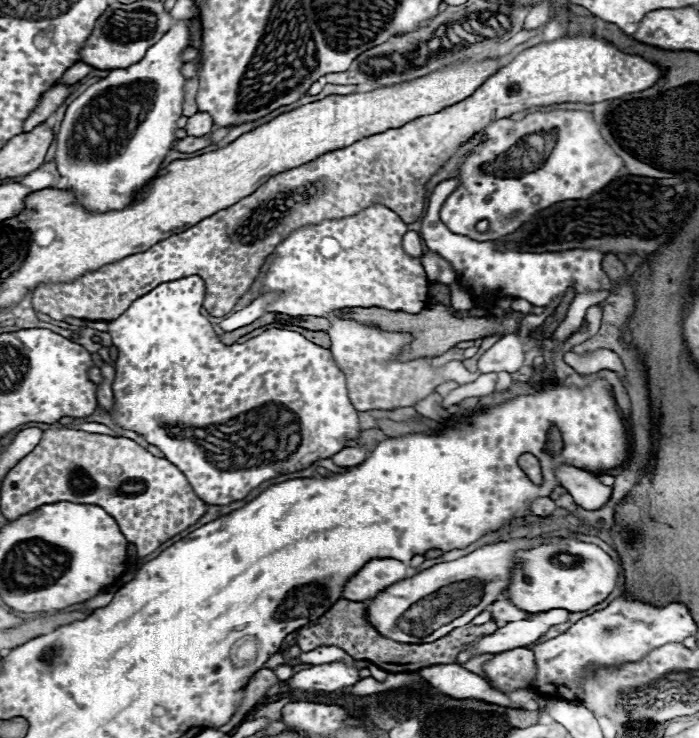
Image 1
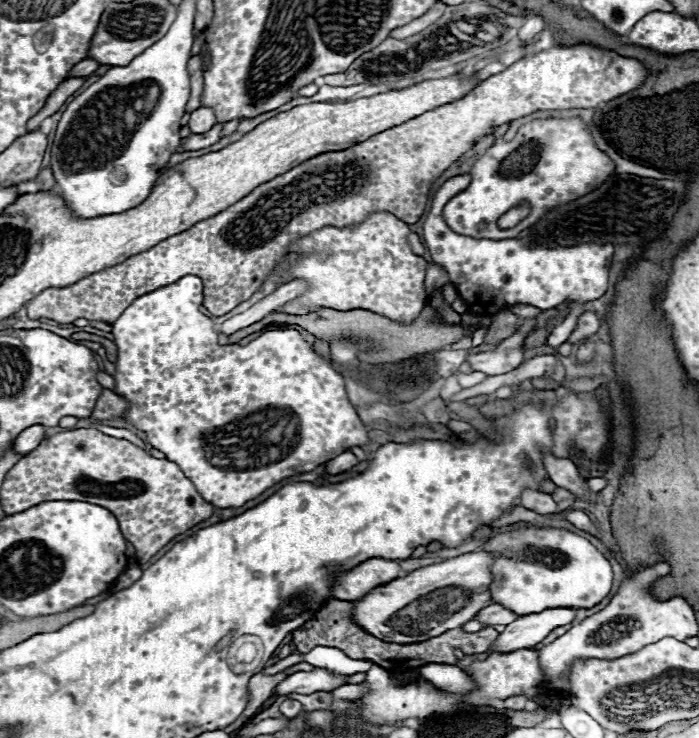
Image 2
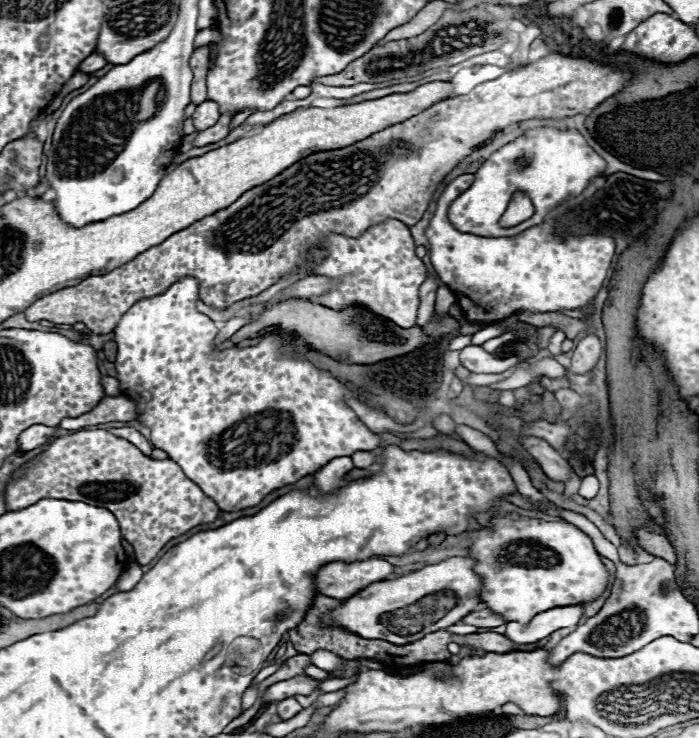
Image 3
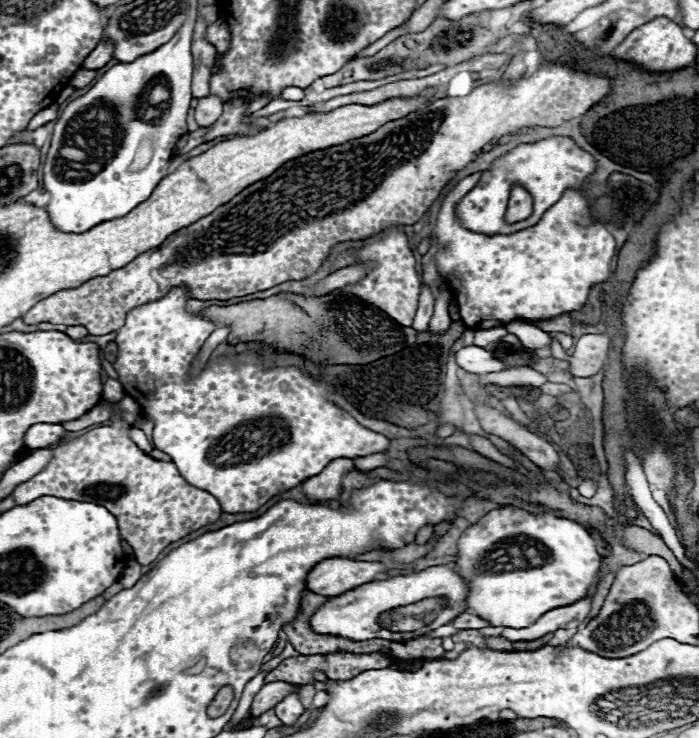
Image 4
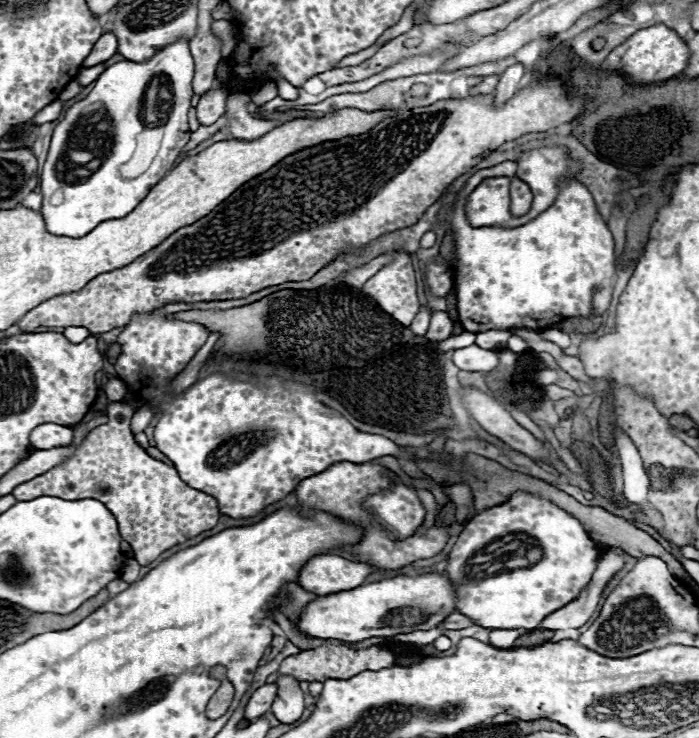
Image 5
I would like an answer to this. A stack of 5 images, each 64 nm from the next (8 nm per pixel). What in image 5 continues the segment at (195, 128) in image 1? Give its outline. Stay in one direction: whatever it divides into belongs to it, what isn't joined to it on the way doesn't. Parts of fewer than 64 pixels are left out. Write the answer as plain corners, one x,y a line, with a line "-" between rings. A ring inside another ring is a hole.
218,88
208,90
208,92
200,98
200,102
198,102
198,106
196,106
198,122
204,124
204,126
214,124
214,122
224,114
226,98
228,98
228,92
224,92
224,90
218,90

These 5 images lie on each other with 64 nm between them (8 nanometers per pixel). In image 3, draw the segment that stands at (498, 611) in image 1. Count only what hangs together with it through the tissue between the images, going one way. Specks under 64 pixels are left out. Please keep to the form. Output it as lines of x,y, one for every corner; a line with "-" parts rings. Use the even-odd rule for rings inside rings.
482,608
482,610
476,610
476,612
468,614
462,620
462,624
472,624
472,626
478,626
478,628
496,628
496,626
506,624
506,620
500,614
492,612
490,608

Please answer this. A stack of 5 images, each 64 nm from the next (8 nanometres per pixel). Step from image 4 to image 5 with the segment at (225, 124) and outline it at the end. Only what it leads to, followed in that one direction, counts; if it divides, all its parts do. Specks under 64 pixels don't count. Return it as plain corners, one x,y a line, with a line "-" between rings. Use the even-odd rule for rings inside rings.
232,94
226,102
226,114
228,118
228,124
226,128
232,132
232,136
236,140
254,140
254,138
260,138
264,132
270,132
276,122
272,120
258,120
258,118
252,118
250,112
248,112
248,106
246,102
240,100
240,94

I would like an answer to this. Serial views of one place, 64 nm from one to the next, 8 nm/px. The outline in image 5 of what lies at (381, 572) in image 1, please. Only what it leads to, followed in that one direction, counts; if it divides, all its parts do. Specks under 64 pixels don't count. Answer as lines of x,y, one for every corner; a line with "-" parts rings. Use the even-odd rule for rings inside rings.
324,554
304,564
298,584
308,588
308,592
316,592
318,596
328,596
364,584
374,570
374,566
364,562
352,562
336,554

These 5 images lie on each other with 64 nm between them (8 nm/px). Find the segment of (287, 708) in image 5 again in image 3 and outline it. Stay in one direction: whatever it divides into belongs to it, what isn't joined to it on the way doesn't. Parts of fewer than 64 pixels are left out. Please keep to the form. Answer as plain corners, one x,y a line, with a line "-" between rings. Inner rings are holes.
286,698
278,702
278,714
282,720
288,720
292,716
296,716
302,710
302,706
296,702
296,698

